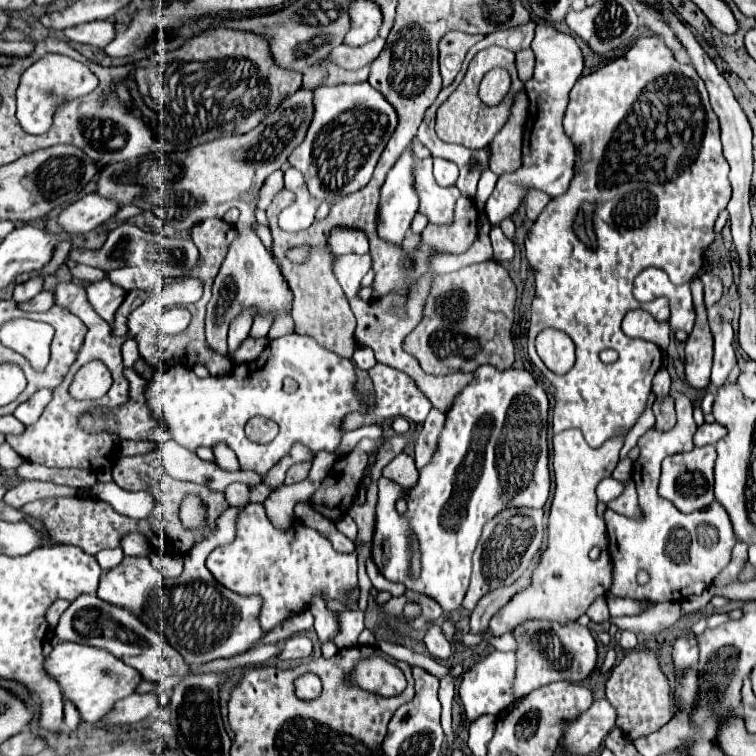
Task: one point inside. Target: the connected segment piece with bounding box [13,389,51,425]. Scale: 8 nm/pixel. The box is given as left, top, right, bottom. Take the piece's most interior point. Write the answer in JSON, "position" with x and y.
{"position":[28,412]}

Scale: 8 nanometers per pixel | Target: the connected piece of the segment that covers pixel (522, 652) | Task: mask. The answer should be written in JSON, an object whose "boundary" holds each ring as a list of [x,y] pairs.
{"boundary":[[[525,621],[521,627],[517,627],[517,631],[513,631],[519,649],[517,649],[517,677],[515,677],[515,697],[521,699],[527,693],[531,693],[533,689],[553,683],[553,681],[571,681],[571,683],[581,683],[585,681],[597,667],[597,641],[591,635],[591,631],[587,627],[581,627],[577,623],[567,623],[567,625],[559,625],[559,623],[549,623],[549,621]]]}

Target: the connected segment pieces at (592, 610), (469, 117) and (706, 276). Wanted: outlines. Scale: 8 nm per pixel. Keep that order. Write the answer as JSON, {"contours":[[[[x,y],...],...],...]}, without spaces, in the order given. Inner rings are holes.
{"contours":[[[[601,595],[601,597],[597,597],[597,599],[591,603],[591,607],[587,609],[587,615],[589,615],[589,619],[591,619],[591,621],[595,621],[595,623],[603,623],[603,621],[607,621],[607,619],[609,619],[607,601],[605,601],[605,597],[603,597],[603,595]]],[[[489,47],[489,49],[483,49],[479,51],[473,61],[469,63],[469,69],[467,69],[467,75],[465,79],[461,81],[461,85],[449,95],[449,99],[437,109],[437,125],[435,125],[435,131],[437,131],[437,137],[445,143],[457,143],[457,145],[463,145],[467,149],[483,149],[491,143],[491,139],[495,137],[495,133],[503,127],[503,123],[507,121],[509,117],[509,107],[511,107],[511,101],[513,101],[513,95],[523,89],[523,83],[517,79],[517,71],[515,71],[515,53],[513,51],[507,51],[503,47]],[[495,67],[503,67],[509,71],[511,75],[511,89],[509,93],[505,95],[505,99],[499,103],[499,105],[485,105],[481,99],[479,99],[479,83],[483,79],[483,75]]],[[[703,273],[701,281],[705,285],[705,305],[711,307],[713,303],[717,303],[721,299],[721,279],[711,273]]]]}

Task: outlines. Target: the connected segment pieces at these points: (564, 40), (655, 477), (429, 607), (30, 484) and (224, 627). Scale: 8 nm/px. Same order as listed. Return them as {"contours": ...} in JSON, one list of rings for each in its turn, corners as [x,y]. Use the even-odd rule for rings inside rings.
{"contours":[[[[543,21],[537,23],[531,49],[535,53],[535,73],[525,83],[529,97],[529,117],[523,133],[521,167],[513,173],[503,173],[495,185],[495,191],[487,199],[485,211],[489,209],[491,225],[499,225],[503,219],[513,217],[531,189],[539,189],[549,197],[563,195],[575,175],[577,147],[563,129],[563,117],[569,105],[569,91],[583,71],[583,53],[571,35],[561,33]]],[[[671,391],[671,395],[675,397],[677,425],[665,433],[649,429],[637,441],[641,453],[639,459],[633,463],[633,481],[637,487],[643,517],[625,519],[623,515],[611,509],[605,511],[609,553],[613,561],[613,587],[609,589],[609,593],[617,597],[629,597],[637,601],[681,601],[687,595],[699,595],[703,589],[707,589],[713,583],[713,579],[721,573],[721,569],[725,569],[731,561],[735,537],[729,515],[721,507],[721,503],[713,501],[709,507],[685,515],[677,511],[673,503],[657,495],[661,461],[671,453],[685,453],[695,447],[693,435],[697,431],[697,425],[693,421],[693,405],[683,393]],[[641,569],[649,573],[649,581],[645,585],[637,581],[637,573]]],[[[407,589],[405,591],[405,603],[409,603],[409,601],[419,603],[419,607],[421,607],[421,615],[417,619],[413,619],[413,627],[415,629],[423,629],[427,623],[433,623],[443,613],[441,607],[439,607],[439,603],[435,599],[429,599],[427,595],[417,595],[415,591]]],[[[23,481],[15,489],[7,491],[3,501],[7,505],[19,509],[19,507],[31,503],[31,501],[37,501],[37,499],[43,499],[43,497],[53,497],[53,495],[75,495],[75,489],[55,485],[55,483],[47,483],[47,481]]],[[[229,507],[225,509],[215,523],[215,529],[209,531],[209,535],[199,541],[191,551],[185,555],[185,569],[179,579],[161,579],[159,583],[151,587],[151,561],[149,557],[129,557],[105,571],[101,575],[101,583],[97,589],[97,597],[103,601],[109,601],[113,605],[127,607],[135,611],[135,615],[151,629],[159,631],[167,637],[171,647],[175,647],[181,657],[187,661],[189,667],[197,667],[201,663],[213,661],[213,659],[229,659],[237,657],[241,653],[251,651],[265,635],[267,631],[261,631],[259,625],[259,611],[261,611],[261,597],[241,597],[227,587],[221,587],[205,567],[207,555],[219,545],[219,543],[231,543],[235,539],[237,531],[237,515],[245,509],[241,507]],[[173,599],[175,605],[165,605]]]]}

